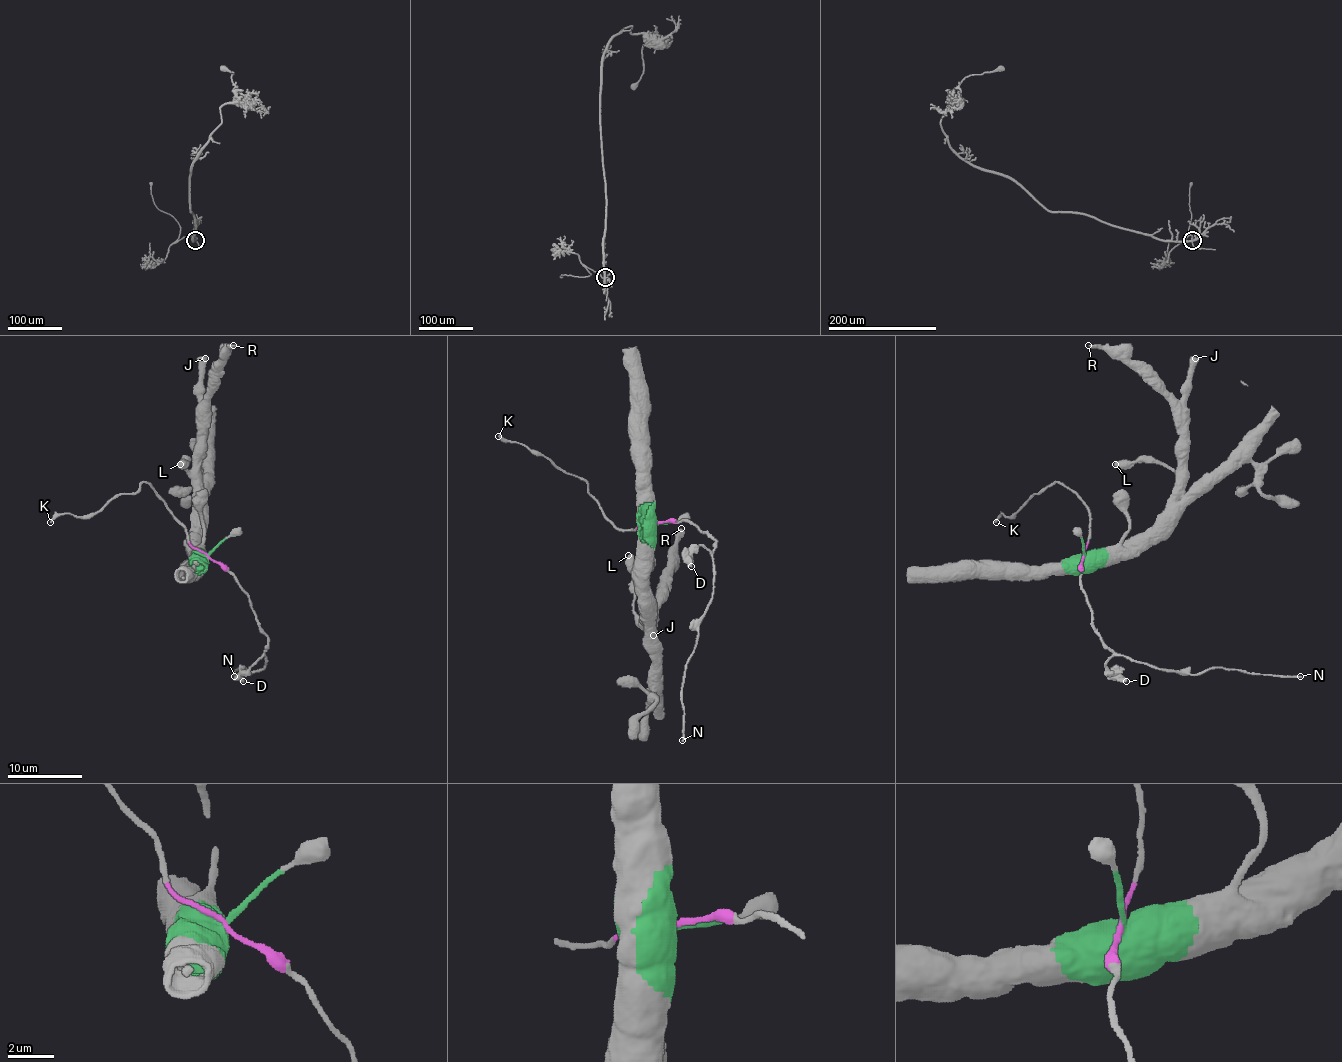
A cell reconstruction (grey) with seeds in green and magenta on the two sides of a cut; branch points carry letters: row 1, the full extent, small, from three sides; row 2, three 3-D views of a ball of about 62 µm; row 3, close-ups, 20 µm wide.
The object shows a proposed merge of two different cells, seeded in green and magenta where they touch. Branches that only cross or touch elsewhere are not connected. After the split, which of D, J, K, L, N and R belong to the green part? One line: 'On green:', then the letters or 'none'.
On green: J, L, R

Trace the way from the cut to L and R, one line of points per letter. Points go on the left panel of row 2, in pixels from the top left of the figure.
L: (207, 556), (204, 552), (198, 524), (198, 496), (191, 474), (185, 468), (185, 461), (180, 465)
R: (207, 556), (204, 552), (198, 524), (200, 407), (209, 394), (211, 377), (220, 357), (233, 346)

